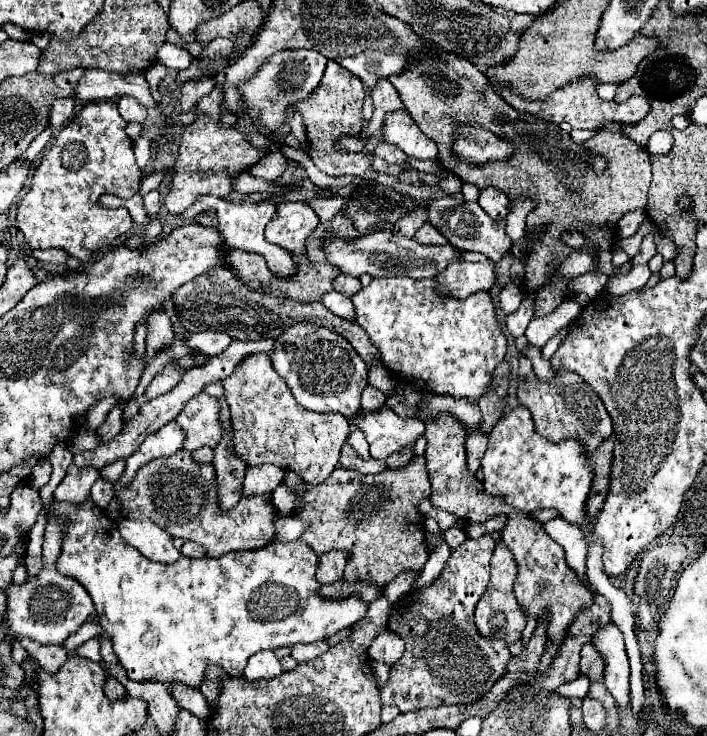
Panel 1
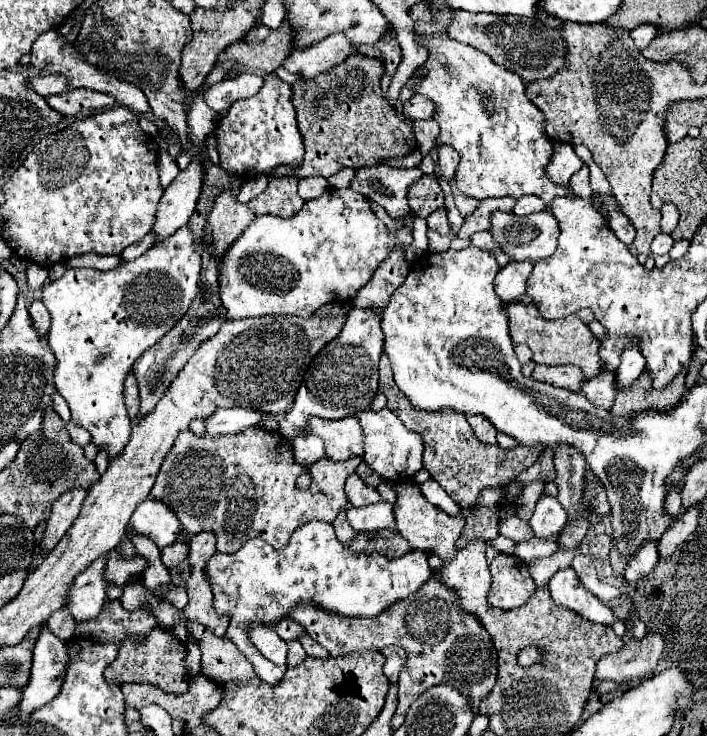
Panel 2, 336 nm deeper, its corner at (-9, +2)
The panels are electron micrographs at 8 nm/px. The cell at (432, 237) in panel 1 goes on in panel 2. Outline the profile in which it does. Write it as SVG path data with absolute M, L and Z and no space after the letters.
M487 198L480 201L478 208L465 218L461 230L459 230L459 238L469 238L471 234L475 232L483 232L483 230L489 230L491 226L491 214L501 210L501 212L513 212L513 206L515 206L517 200L513 198Z

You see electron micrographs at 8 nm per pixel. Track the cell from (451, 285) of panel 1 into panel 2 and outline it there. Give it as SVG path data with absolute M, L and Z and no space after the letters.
M509 262L495 278L495 292L503 302L511 302L525 296L525 282L533 270L533 262Z

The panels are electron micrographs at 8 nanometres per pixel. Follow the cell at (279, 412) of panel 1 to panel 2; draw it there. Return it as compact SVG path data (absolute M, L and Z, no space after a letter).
M357 416L343 420L311 418L311 432L325 442L325 452L333 462L363 456L363 428Z

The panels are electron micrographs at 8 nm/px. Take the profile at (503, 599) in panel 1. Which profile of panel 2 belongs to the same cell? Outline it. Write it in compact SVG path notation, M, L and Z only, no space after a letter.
M497 554L489 570L493 582L487 600L495 608L503 608L503 610L519 608L529 600L529 596L537 588L527 570L527 564L521 558Z

